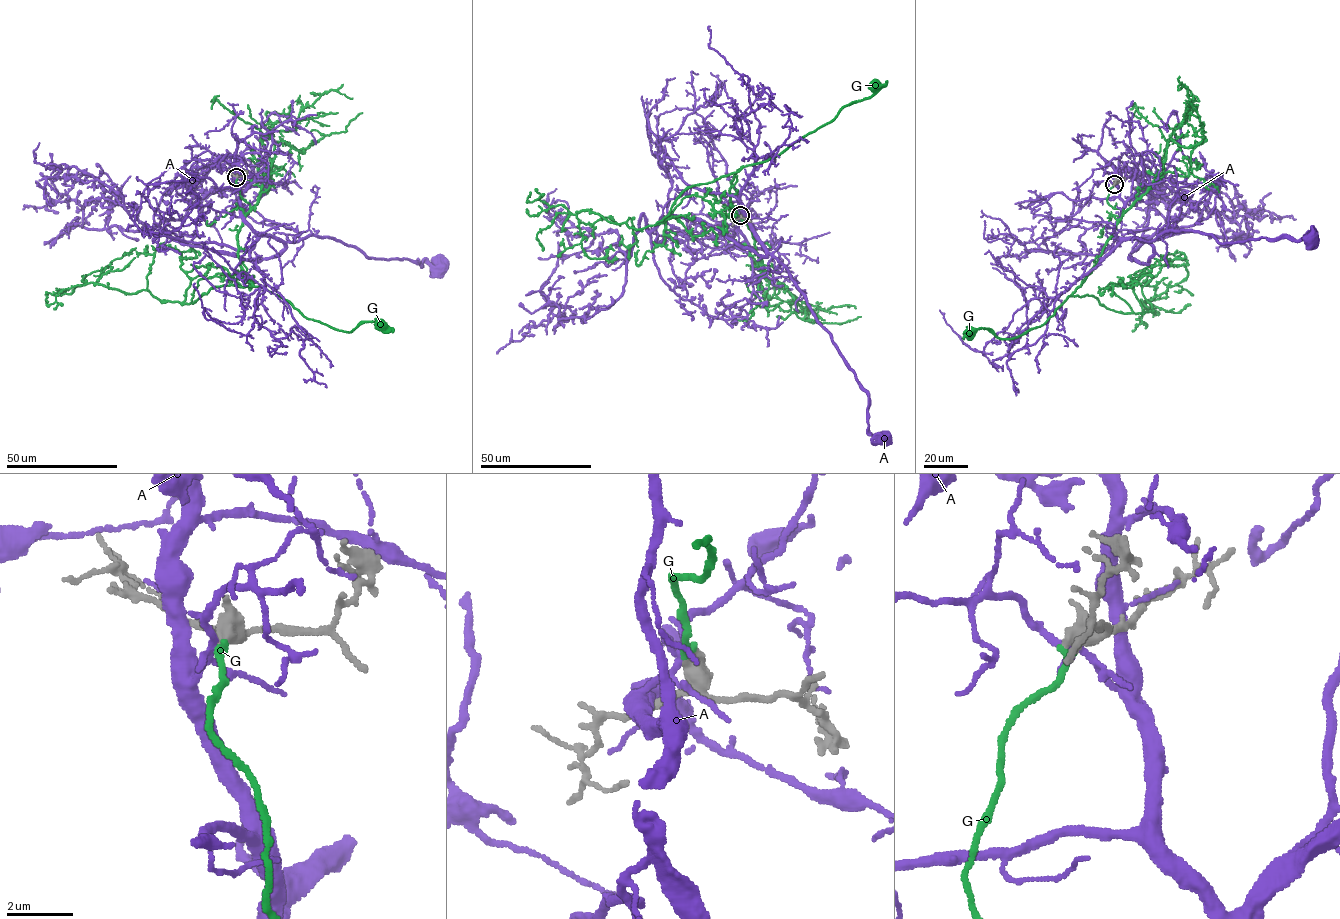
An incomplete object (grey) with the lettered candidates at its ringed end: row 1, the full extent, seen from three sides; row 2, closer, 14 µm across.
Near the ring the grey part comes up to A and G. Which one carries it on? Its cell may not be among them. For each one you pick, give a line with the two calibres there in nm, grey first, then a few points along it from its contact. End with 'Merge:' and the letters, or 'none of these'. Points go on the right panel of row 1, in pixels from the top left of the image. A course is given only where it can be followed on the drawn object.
G: calibres 360 and 240 nm; course (1114, 184), (1107, 202), (1122, 217), (1096, 264), (1054, 313), (1014, 338), (982, 327), (969, 333)
Merge: G

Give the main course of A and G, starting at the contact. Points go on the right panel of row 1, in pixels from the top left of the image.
A: (1114, 184), (1124, 204), (1114, 229), (1120, 238), (1147, 241), (1192, 229), (1220, 243), (1309, 237)
G: (1114, 184), (1107, 202), (1122, 217), (1096, 264), (1054, 313), (1014, 338), (982, 327), (969, 333)

